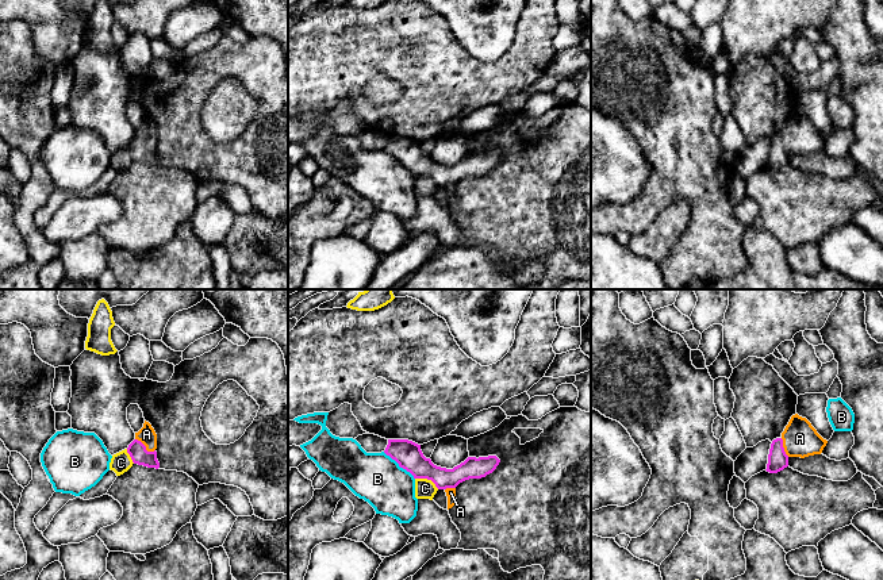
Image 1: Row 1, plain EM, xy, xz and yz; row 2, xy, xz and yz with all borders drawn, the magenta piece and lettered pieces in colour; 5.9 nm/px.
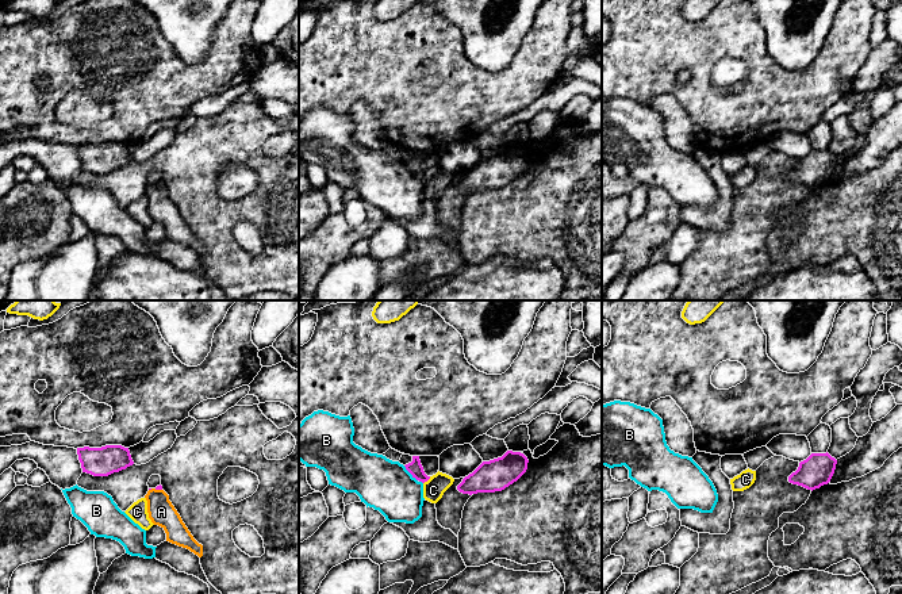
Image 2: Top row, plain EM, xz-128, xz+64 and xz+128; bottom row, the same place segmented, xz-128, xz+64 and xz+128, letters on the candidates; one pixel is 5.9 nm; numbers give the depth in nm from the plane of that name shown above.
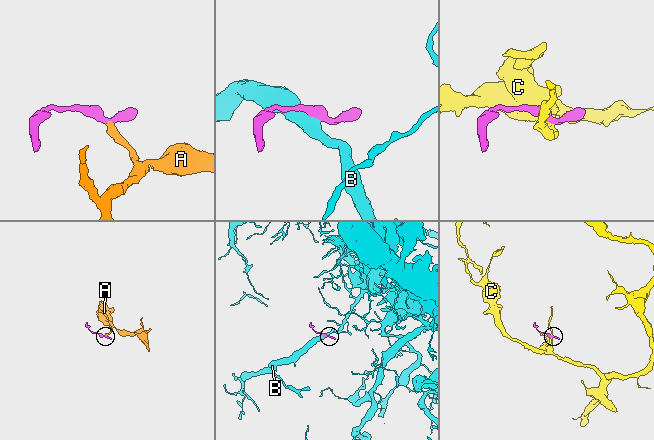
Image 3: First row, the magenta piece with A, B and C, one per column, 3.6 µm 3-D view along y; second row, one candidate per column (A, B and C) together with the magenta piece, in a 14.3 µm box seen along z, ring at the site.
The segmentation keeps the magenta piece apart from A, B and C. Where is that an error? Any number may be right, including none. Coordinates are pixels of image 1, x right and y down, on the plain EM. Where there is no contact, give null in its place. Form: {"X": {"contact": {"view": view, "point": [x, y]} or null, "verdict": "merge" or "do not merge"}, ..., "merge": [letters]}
{"A": {"contact": {"view": "xy", "point": [145, 145]}, "verdict": "merge"}, "B": {"contact": {"view": "xz", "point": [399, 162]}, "verdict": "do not merge"}, "C": {"contact": {"view": "xz", "point": [427, 176]}, "verdict": "do not merge"}, "merge": ["A"]}

